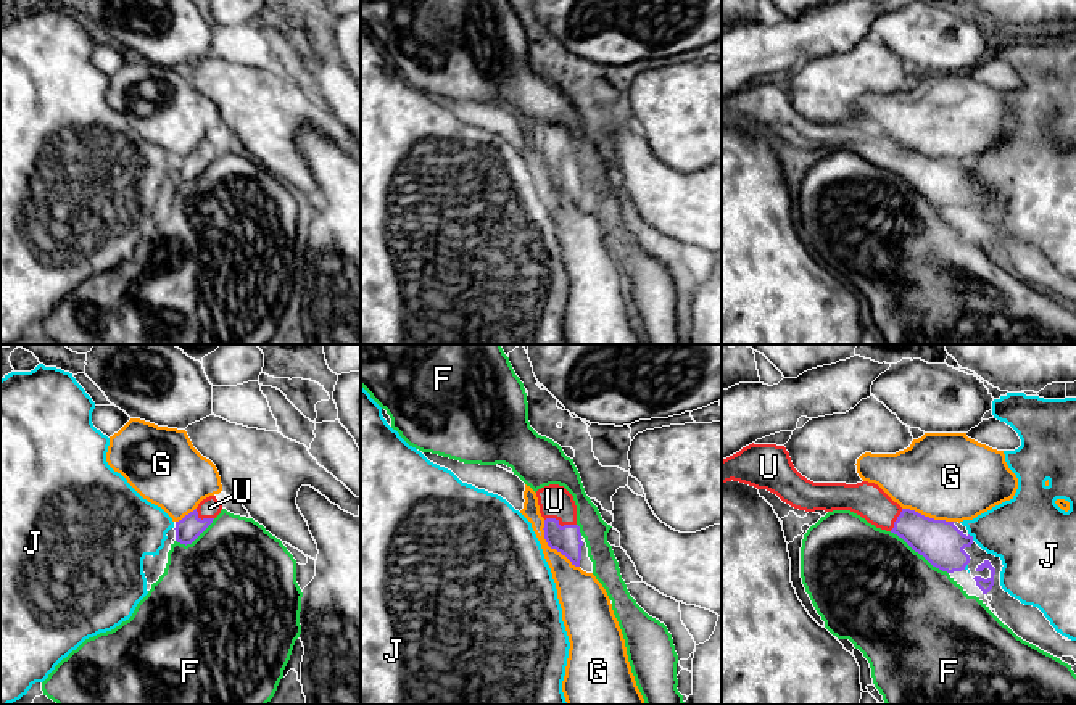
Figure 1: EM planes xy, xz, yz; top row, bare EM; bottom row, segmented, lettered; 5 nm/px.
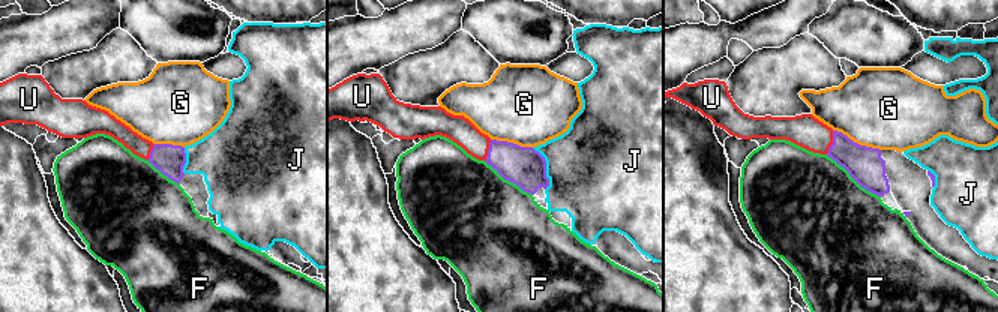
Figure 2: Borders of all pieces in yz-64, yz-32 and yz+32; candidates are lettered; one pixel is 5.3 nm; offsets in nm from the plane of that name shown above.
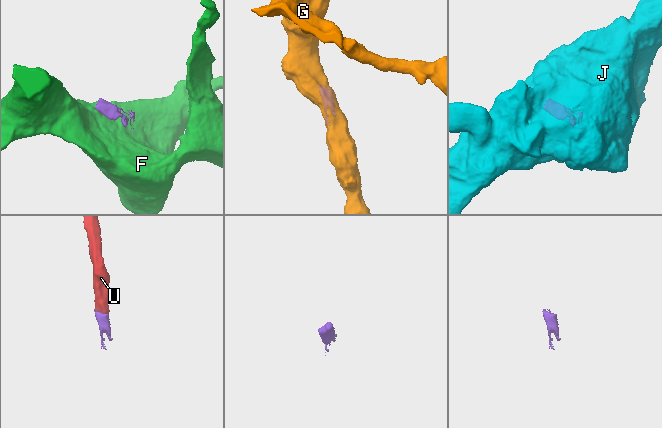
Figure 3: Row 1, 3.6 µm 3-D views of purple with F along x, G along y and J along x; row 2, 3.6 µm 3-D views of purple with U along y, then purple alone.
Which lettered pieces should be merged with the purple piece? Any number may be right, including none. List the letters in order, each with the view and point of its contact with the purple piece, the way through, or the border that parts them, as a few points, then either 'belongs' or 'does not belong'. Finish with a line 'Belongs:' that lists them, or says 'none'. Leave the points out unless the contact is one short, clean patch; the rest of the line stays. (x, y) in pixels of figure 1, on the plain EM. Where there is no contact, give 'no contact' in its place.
F: yz (918, 192) | does not belong
G: xz (551, 187) | along xz (543, 160), (545, 181), (579, 206) | does not belong
J: yz (970, 176) | does not belong
U: xz (559, 164) | across xz (567, 179), (559, 164), (559, 150), (554, 140) | belongs
Belongs: U

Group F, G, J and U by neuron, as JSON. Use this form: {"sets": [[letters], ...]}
{"sets": [["F"], ["G"], ["J"], ["U"]]}

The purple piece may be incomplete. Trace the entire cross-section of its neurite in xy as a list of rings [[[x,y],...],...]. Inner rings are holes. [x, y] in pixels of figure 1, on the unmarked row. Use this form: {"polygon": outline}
{"polygon": [[[216,135],[203,138],[198,146],[176,161],[176,180],[180,183],[192,183],[221,153],[222,143]]]}

